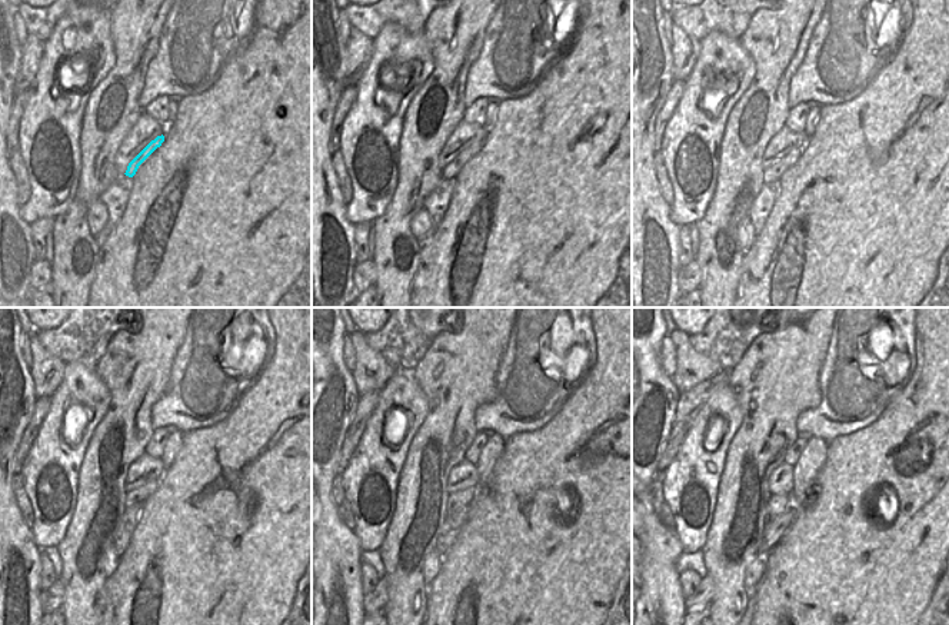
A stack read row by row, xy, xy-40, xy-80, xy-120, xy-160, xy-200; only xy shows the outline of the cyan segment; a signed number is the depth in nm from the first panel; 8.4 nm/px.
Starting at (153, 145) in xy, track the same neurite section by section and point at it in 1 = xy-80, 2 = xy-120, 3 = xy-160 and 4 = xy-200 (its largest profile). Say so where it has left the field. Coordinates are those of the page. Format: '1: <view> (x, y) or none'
1: xy-80 (772, 173)
2: xy-120 (139, 495)
3: xy-160 (459, 501)
4: xy-200 (778, 504)

